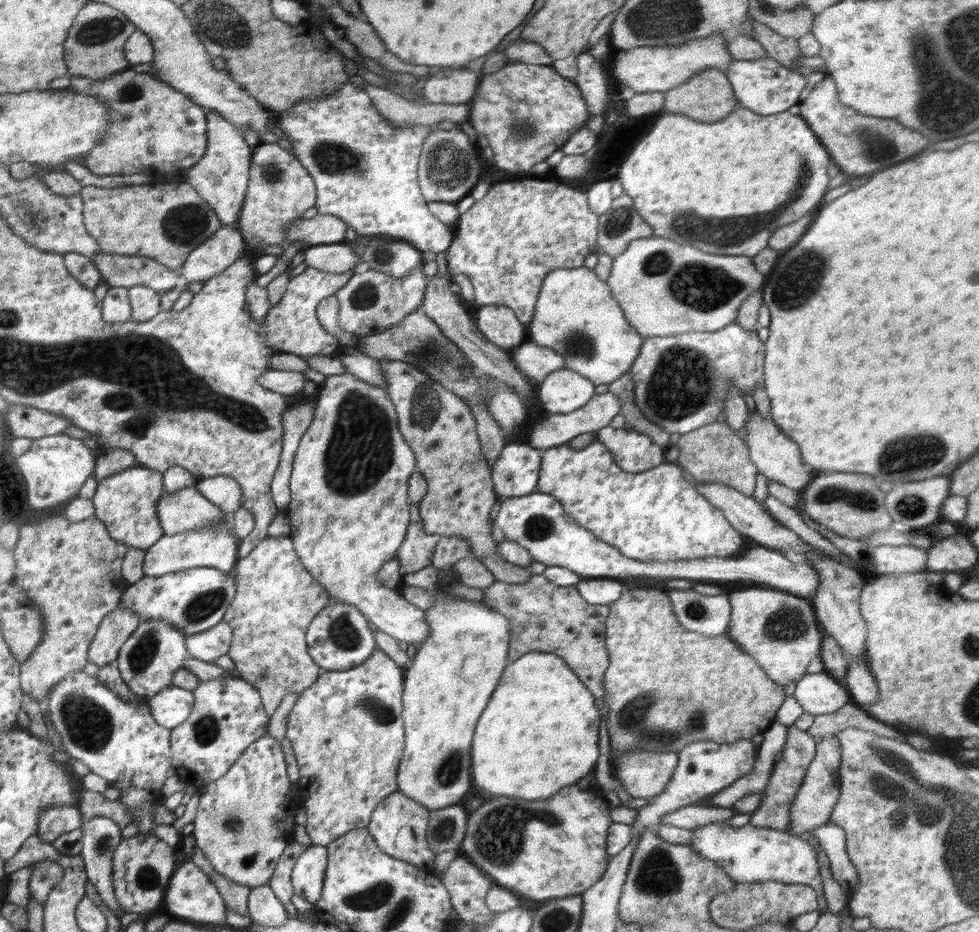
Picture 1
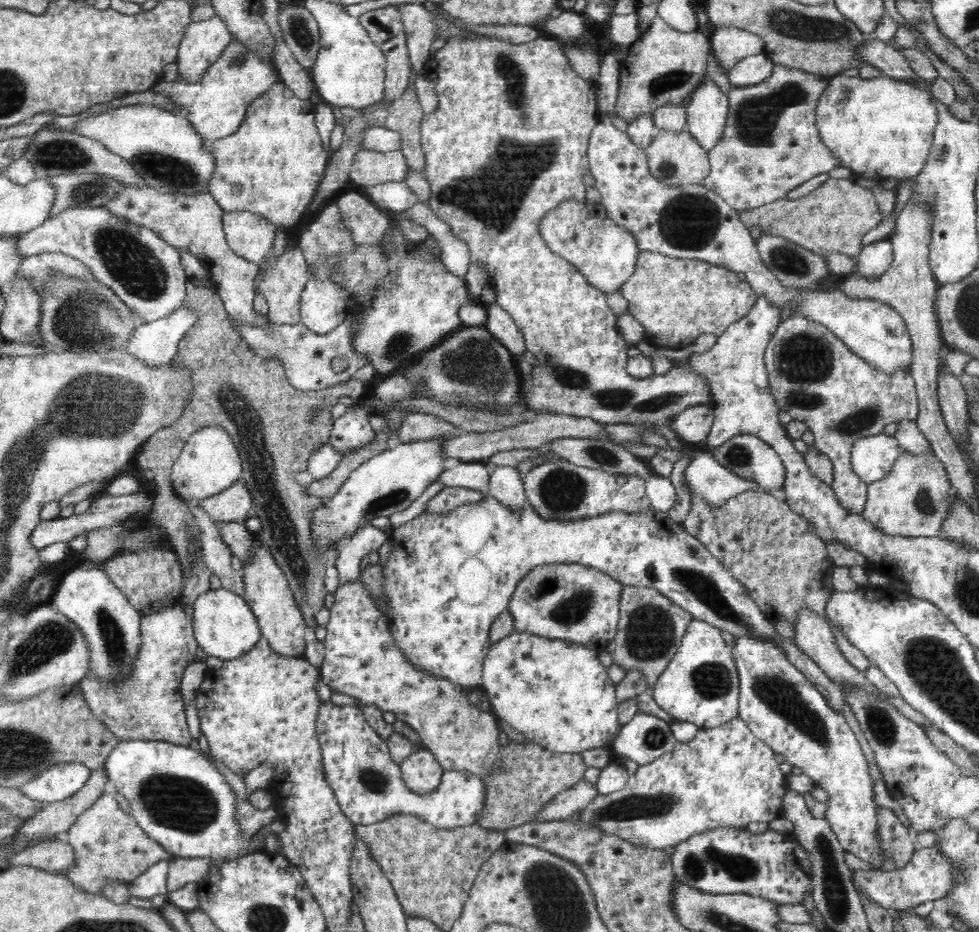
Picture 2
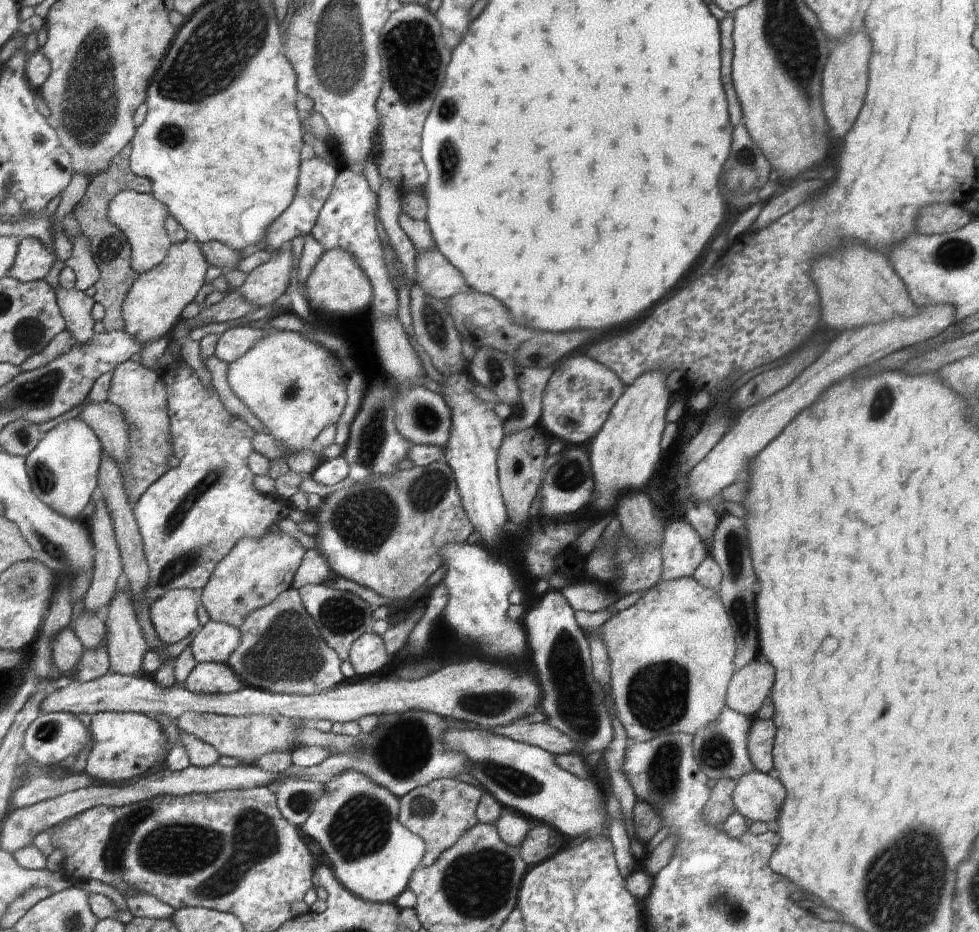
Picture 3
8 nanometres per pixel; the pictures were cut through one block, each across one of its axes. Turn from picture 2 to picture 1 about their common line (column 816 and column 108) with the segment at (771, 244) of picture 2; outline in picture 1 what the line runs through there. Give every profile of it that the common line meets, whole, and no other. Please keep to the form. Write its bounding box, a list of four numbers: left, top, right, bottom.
[92,251,179,294]

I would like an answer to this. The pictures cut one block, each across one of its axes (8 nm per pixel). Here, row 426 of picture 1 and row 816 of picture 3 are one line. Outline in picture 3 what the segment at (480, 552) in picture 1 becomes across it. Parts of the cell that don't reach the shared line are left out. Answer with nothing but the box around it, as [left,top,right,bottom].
[398,778,483,867]

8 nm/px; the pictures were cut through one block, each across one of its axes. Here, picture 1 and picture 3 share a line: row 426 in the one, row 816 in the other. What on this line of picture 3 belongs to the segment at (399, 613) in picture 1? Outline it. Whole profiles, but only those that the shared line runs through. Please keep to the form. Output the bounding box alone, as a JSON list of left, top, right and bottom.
[302,771,426,903]

